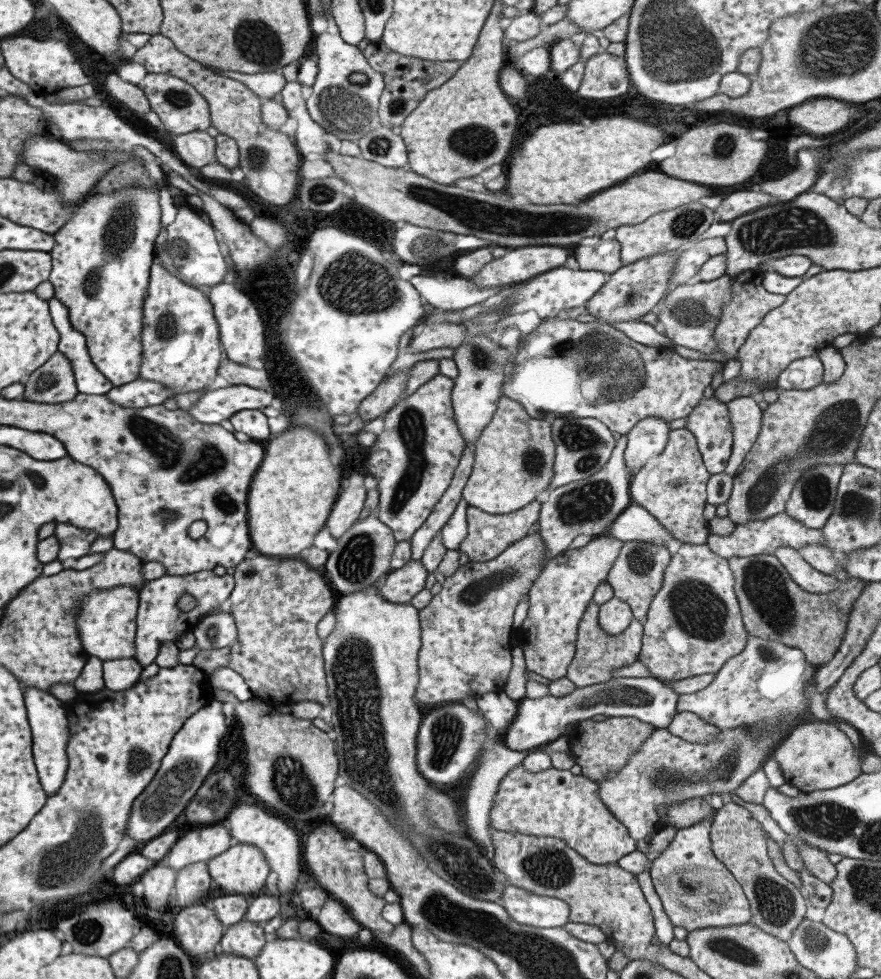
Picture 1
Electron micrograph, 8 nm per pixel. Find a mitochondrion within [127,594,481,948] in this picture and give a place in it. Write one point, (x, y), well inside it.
(292, 789)

